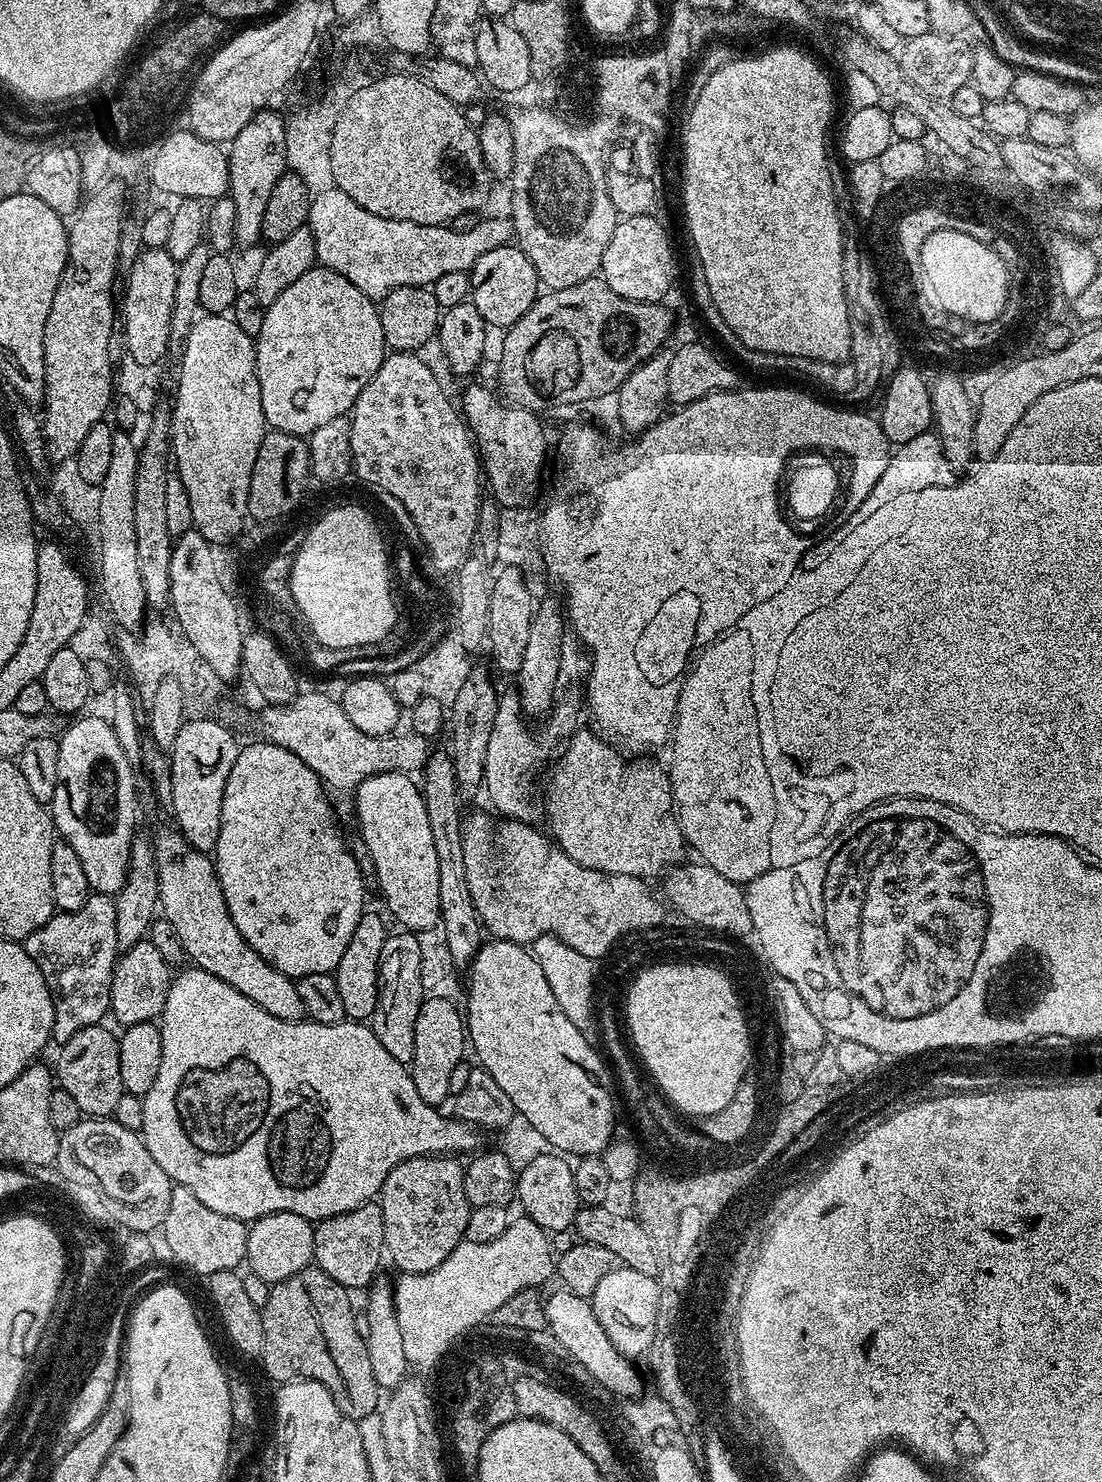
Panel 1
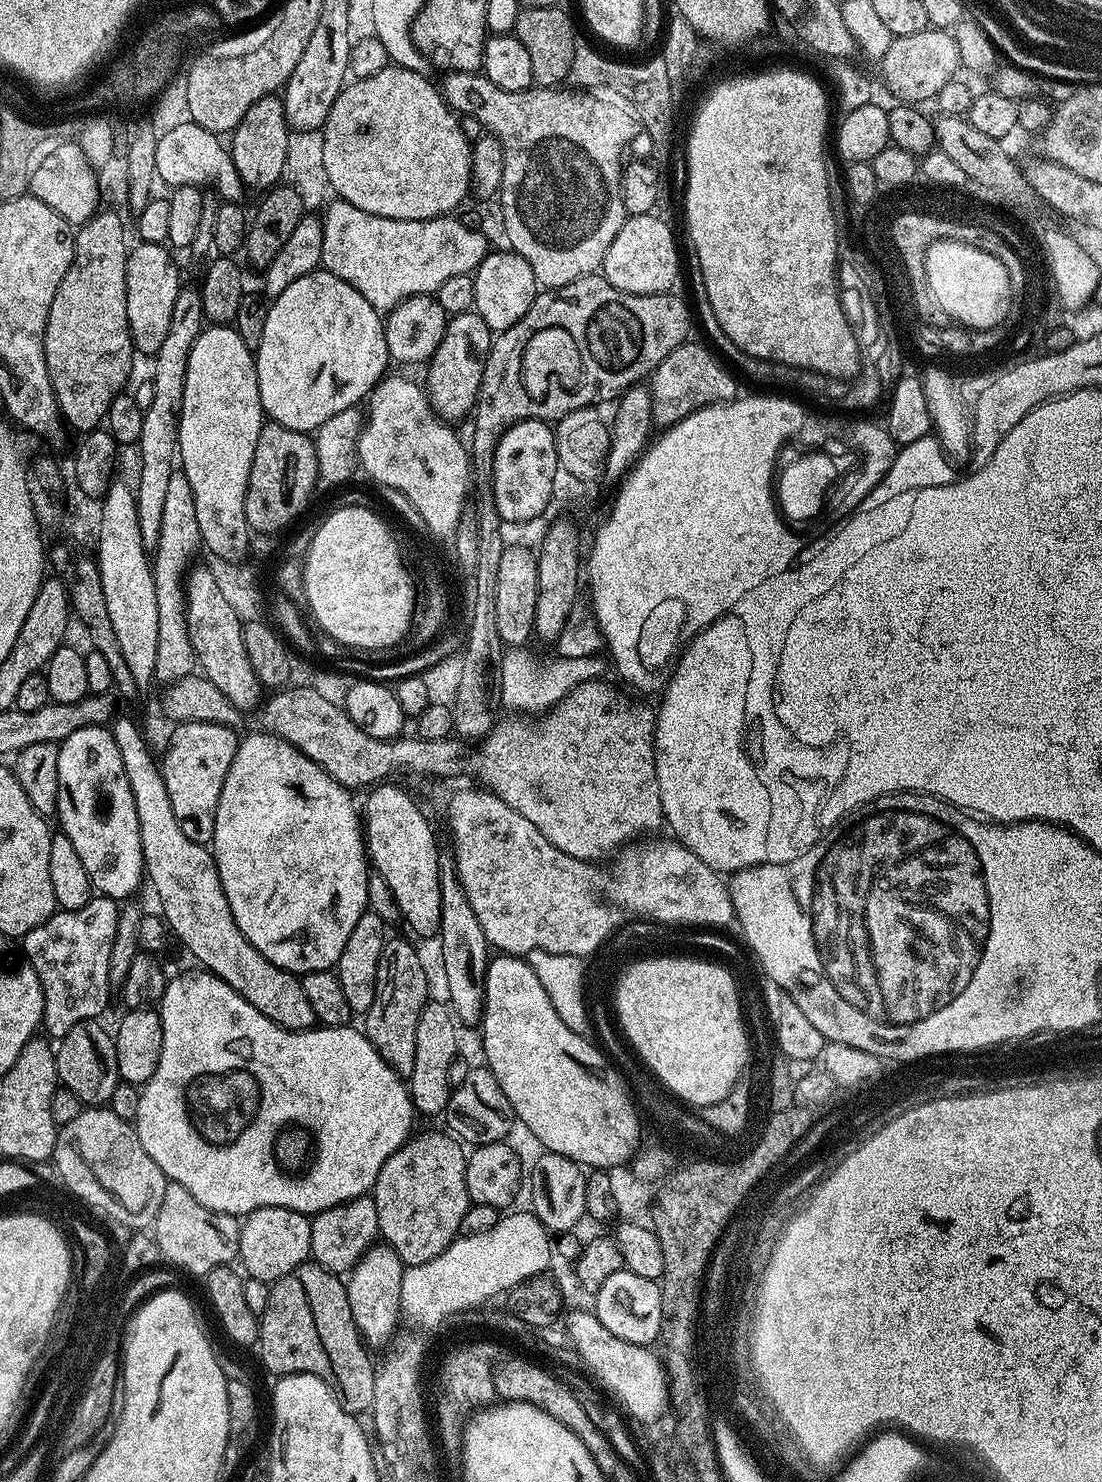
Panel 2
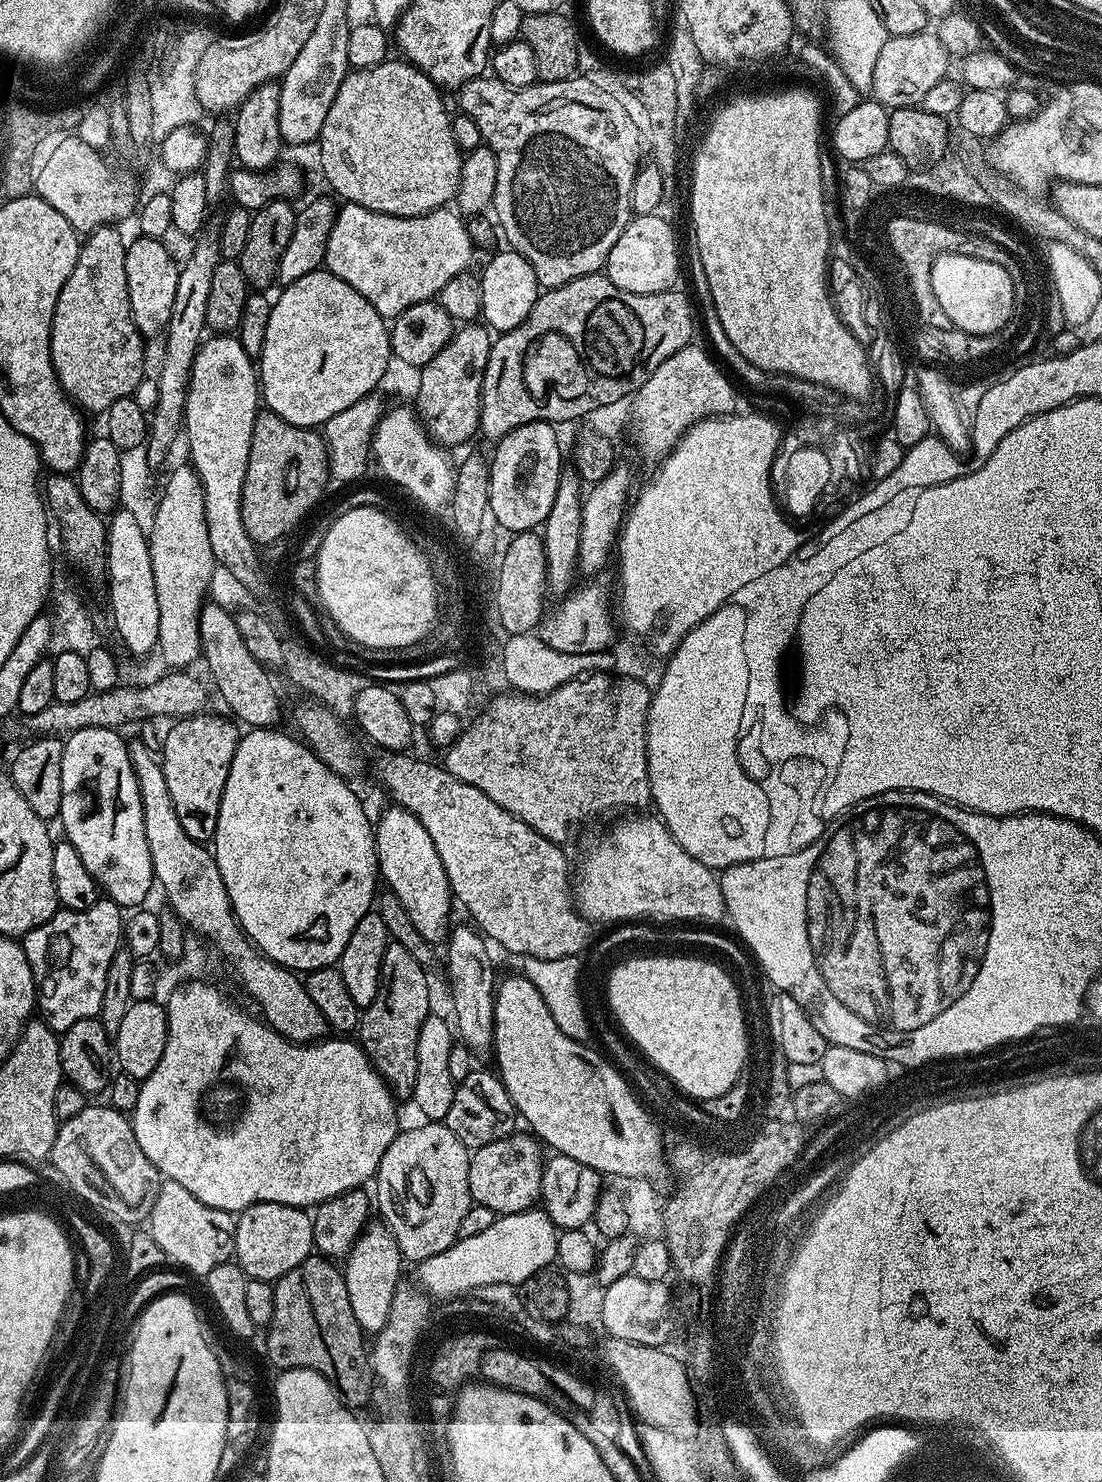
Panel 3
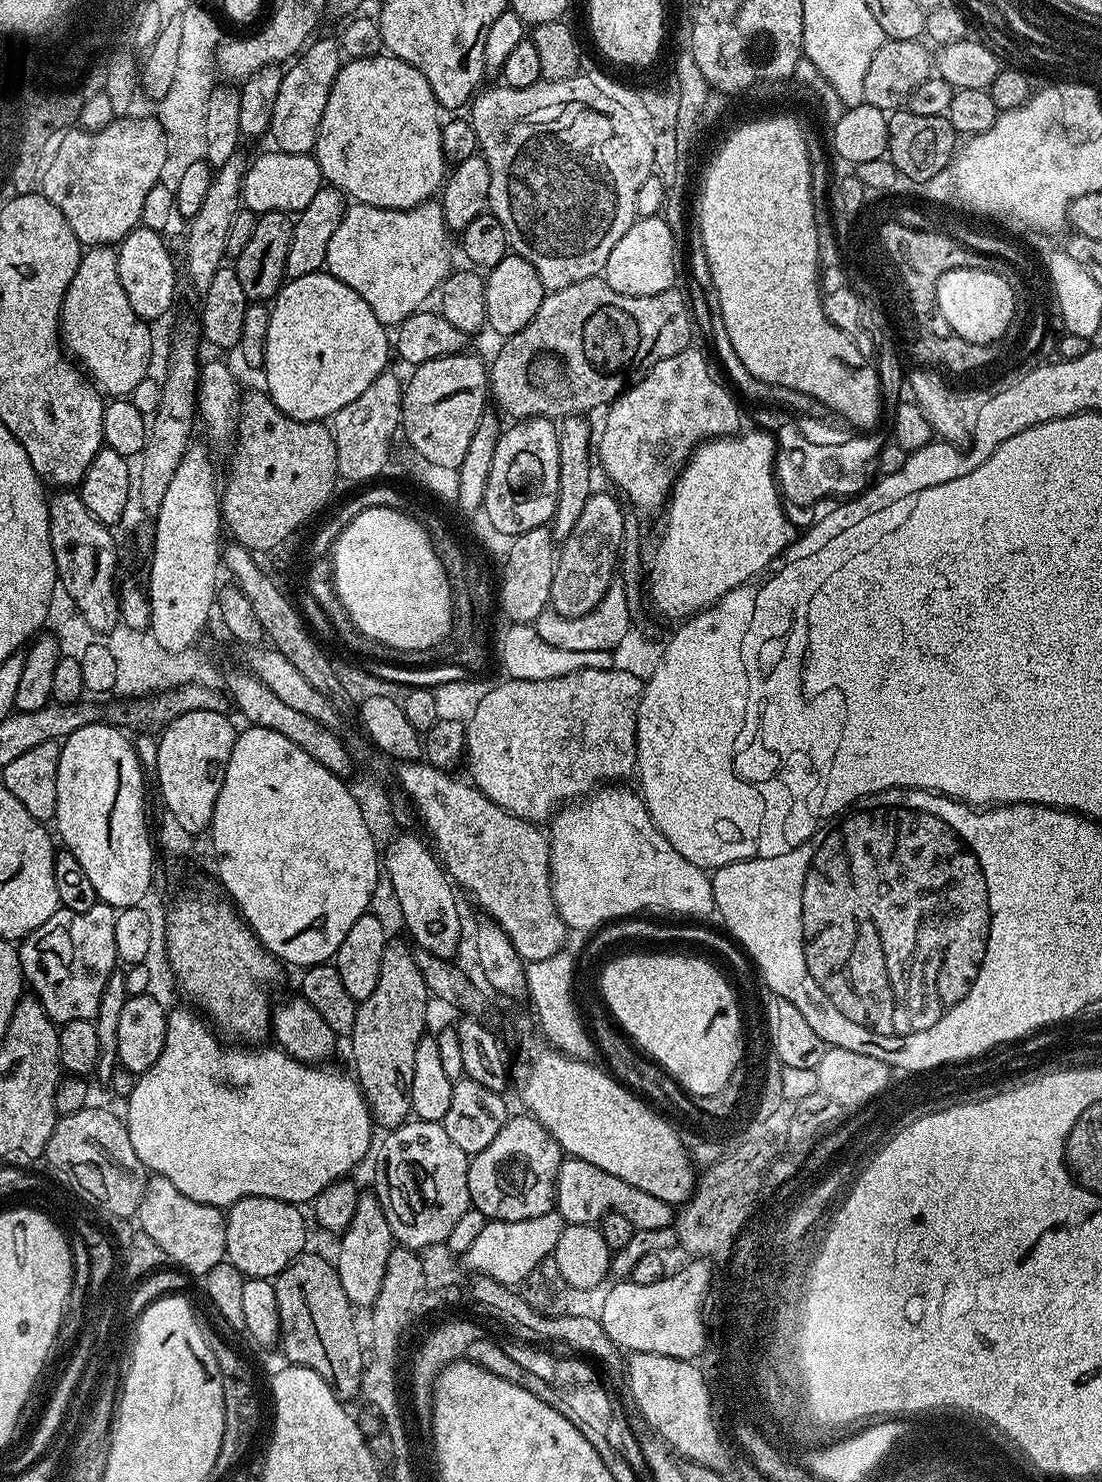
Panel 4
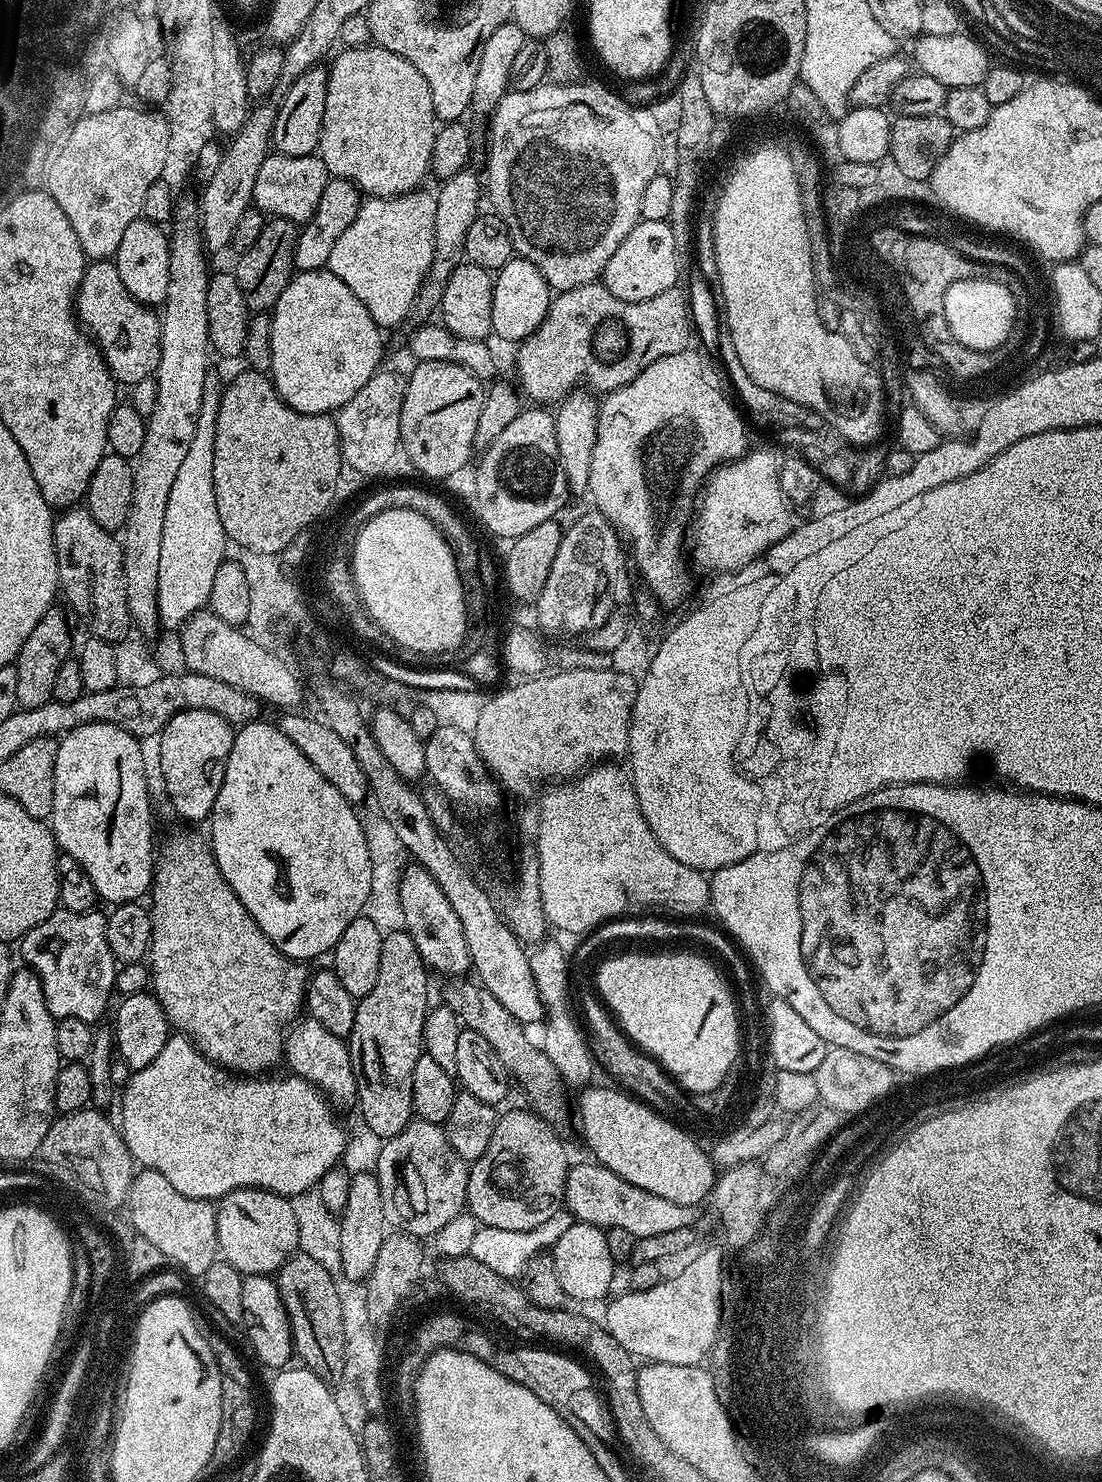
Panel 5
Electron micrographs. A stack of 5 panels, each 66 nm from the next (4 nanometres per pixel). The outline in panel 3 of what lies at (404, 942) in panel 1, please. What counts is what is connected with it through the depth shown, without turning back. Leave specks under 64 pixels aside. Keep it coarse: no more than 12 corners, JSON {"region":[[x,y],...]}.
{"region":[[395,942],[358,1043],[393,1097],[411,1097],[428,972]]}

